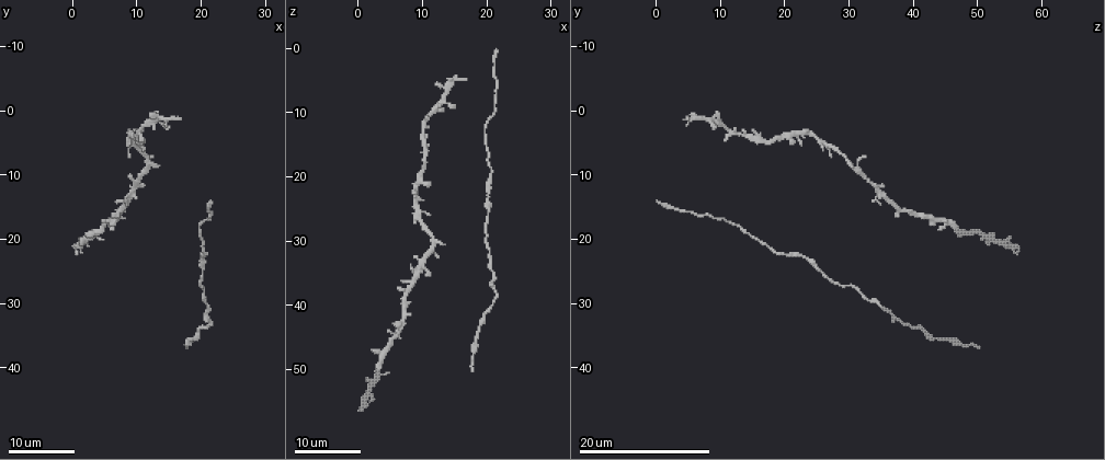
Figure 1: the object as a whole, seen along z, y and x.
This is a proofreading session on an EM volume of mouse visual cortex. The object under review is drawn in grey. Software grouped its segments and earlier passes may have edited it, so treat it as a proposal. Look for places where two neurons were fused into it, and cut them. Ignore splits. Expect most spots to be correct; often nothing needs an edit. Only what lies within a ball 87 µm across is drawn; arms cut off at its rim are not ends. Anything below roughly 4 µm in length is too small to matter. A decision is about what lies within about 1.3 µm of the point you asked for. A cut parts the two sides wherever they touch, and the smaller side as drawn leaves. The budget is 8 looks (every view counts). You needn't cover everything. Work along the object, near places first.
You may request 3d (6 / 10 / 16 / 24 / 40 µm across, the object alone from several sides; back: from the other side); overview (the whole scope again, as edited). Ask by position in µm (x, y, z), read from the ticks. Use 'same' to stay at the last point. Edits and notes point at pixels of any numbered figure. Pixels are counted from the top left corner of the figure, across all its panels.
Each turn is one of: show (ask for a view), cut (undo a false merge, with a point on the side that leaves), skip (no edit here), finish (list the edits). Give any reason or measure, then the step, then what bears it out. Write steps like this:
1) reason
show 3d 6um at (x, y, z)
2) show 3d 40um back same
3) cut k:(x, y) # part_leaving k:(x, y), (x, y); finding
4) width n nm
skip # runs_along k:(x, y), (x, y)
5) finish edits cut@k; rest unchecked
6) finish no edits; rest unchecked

calibre changes
show 3d 24um at (19.5, 18.5, 13.0)

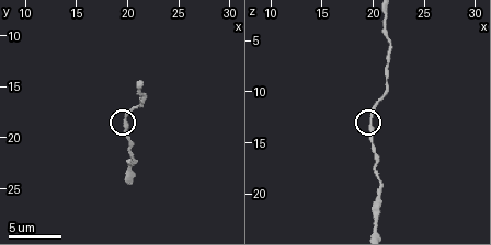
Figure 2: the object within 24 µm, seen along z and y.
show 3d 10um at (19.6, 18.4, 13.2)

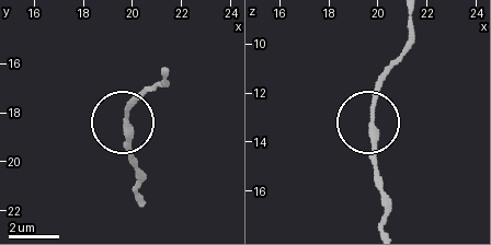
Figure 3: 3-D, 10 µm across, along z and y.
show 3d 6um at (19.7, 18.1, 13.2)

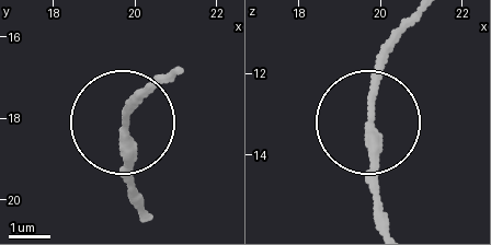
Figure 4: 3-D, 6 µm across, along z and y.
skip # one neuron here

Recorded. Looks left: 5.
show 3d 24um at (14.5, 2.5, 5.0)

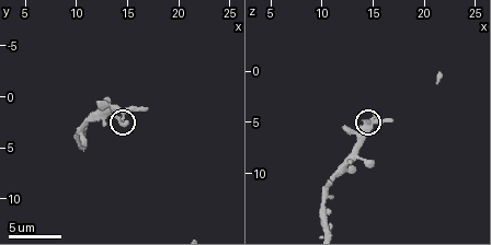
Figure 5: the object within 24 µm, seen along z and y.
show 3d 10um at (14.4, 2.2, 5.0)

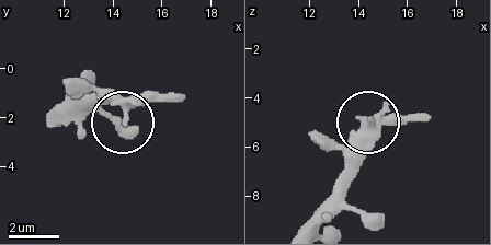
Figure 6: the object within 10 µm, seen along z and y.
show 3d 10um back same

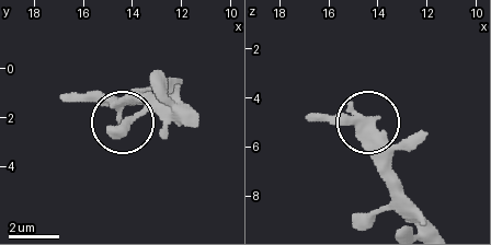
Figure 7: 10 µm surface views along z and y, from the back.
width 170 nm
skip # continuous, no second neuron

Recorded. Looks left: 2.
thick turns thin
show 3d 16um at (12.0, 2.0, 10.0)

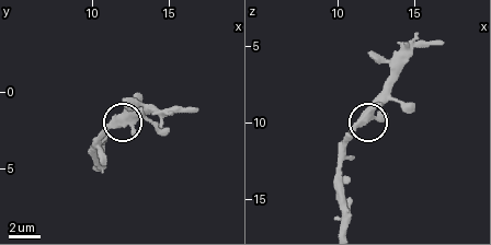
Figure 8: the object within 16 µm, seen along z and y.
show 3d 6um same

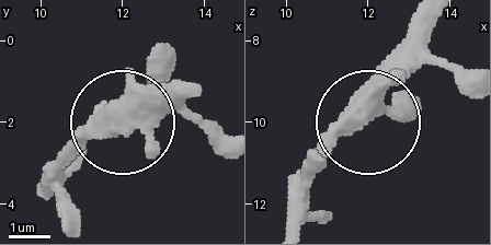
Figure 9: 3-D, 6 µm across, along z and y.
width 530 nm
skip # runs_along 9:(435, 22), (421, 54), (299, 186); continuous, no second neuron

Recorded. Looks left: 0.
finish no edits; rest unchecked

